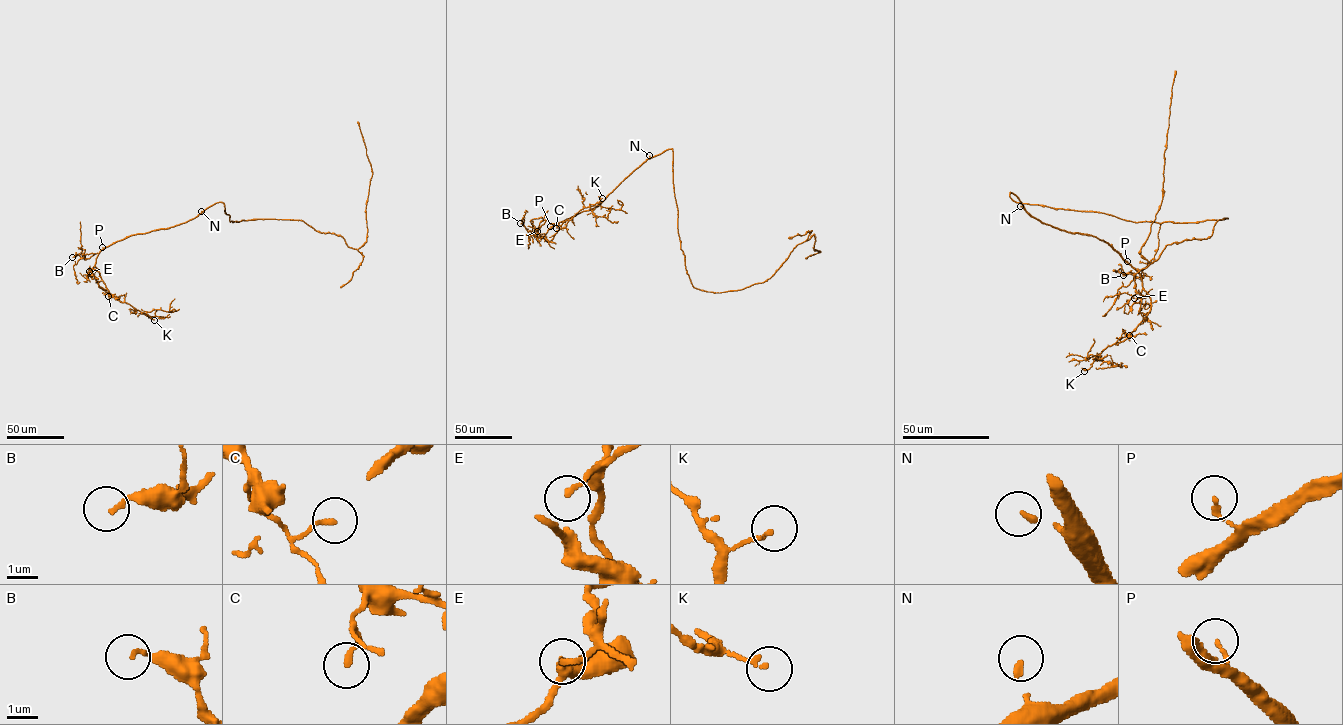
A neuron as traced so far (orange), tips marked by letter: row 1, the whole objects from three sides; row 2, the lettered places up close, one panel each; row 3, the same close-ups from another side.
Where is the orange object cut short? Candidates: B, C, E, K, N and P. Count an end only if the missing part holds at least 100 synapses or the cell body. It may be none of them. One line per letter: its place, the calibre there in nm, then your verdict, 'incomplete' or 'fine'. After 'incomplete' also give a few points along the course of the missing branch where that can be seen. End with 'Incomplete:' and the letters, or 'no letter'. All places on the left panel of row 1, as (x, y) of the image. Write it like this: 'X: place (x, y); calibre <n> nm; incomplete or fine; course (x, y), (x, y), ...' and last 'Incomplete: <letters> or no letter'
B: place (72, 257); calibre 130 nm; fine
C: place (108, 296); calibre 160 nm; fine
E: place (89, 271); calibre 110 nm; fine
K: place (154, 320); calibre 140 nm; fine
N: place (201, 211); calibre 160 nm; incomplete; course (201, 211), (208, 206), (212, 207), (203, 180), (212, 146)
P: place (102, 247); calibre 110 nm; fine
Incomplete: N

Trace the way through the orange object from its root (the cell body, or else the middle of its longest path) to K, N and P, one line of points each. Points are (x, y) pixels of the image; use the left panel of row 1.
K: (227, 214), (224, 204), (218, 202), (186, 222), (128, 236), (98, 254), (95, 266), (108, 291), (154, 320)
N: (227, 214), (221, 202), (201, 211)
P: (227, 214), (224, 204), (218, 202), (186, 222), (133, 234), (102, 247)

